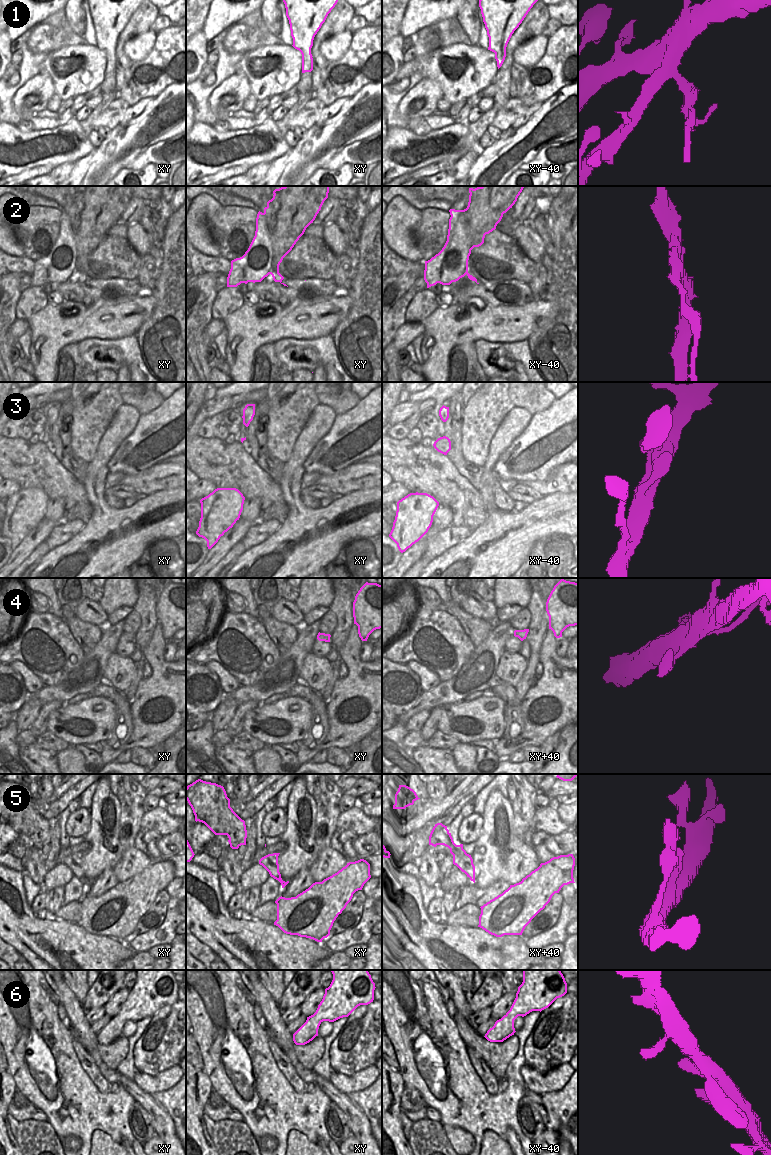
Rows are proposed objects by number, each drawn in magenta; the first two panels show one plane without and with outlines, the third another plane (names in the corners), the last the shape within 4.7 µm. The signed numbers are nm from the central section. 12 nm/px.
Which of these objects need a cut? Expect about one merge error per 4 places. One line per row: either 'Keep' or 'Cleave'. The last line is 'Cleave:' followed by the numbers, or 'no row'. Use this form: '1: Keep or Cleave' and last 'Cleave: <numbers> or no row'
1: Cleave
2: Cleave
3: Keep
4: Keep
5: Keep
6: Keep
Cleave: 1, 2

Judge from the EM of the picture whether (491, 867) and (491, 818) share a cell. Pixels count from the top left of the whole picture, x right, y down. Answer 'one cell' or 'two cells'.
one cell

